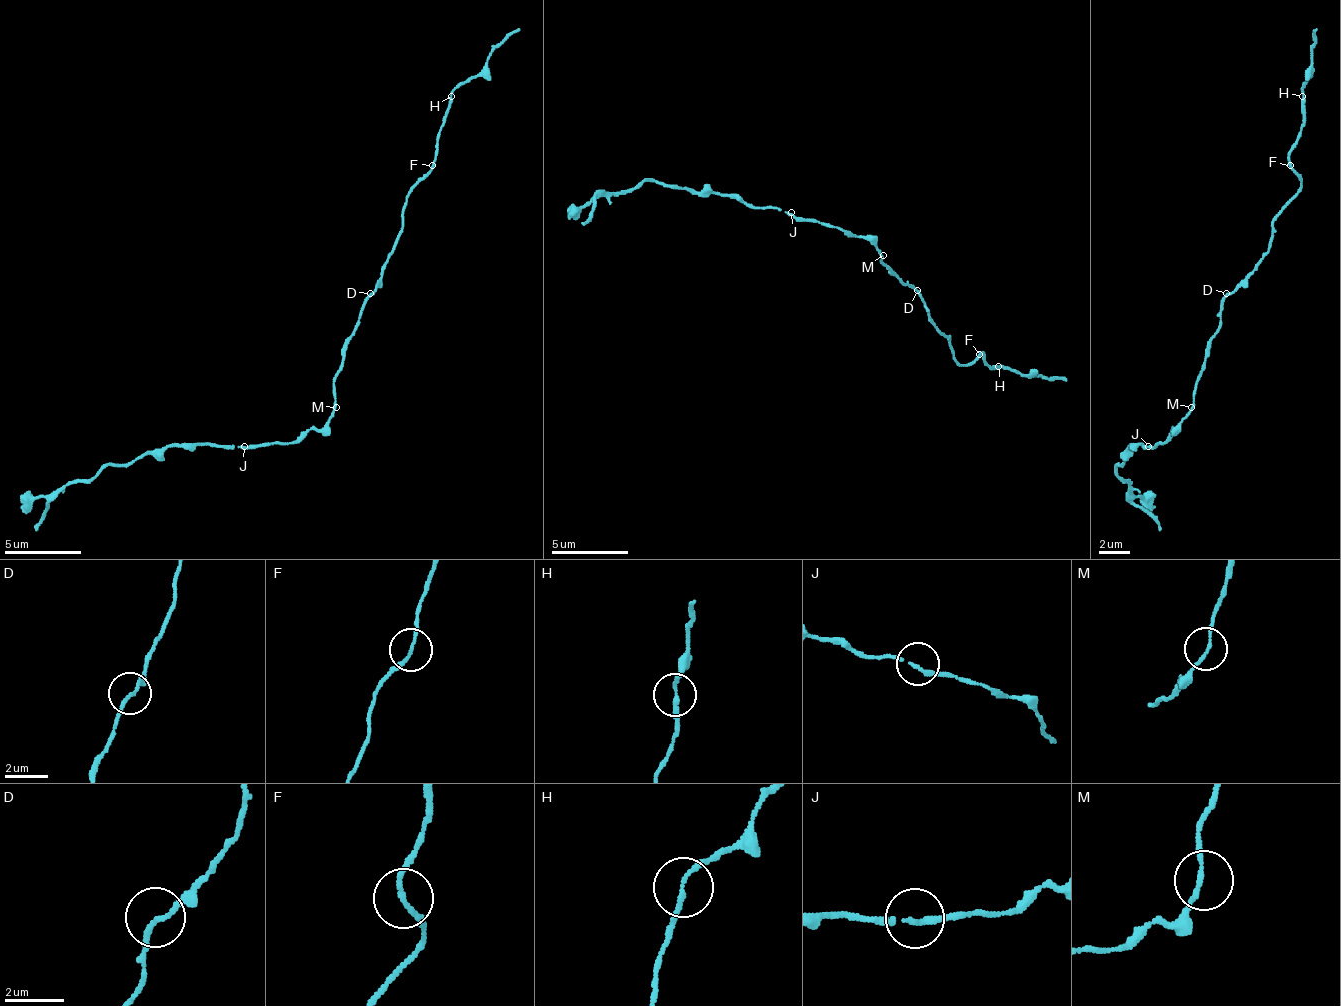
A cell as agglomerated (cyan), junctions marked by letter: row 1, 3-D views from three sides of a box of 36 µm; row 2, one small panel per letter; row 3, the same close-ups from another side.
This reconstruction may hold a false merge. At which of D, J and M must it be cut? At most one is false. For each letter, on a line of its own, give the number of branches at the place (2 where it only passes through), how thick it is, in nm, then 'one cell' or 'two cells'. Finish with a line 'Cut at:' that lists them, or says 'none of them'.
D: 2 | 150 nm | one cell
J: 2 | 170 nm | one cell
M: 2 | 140 nm | one cell
Cut at: none of them

